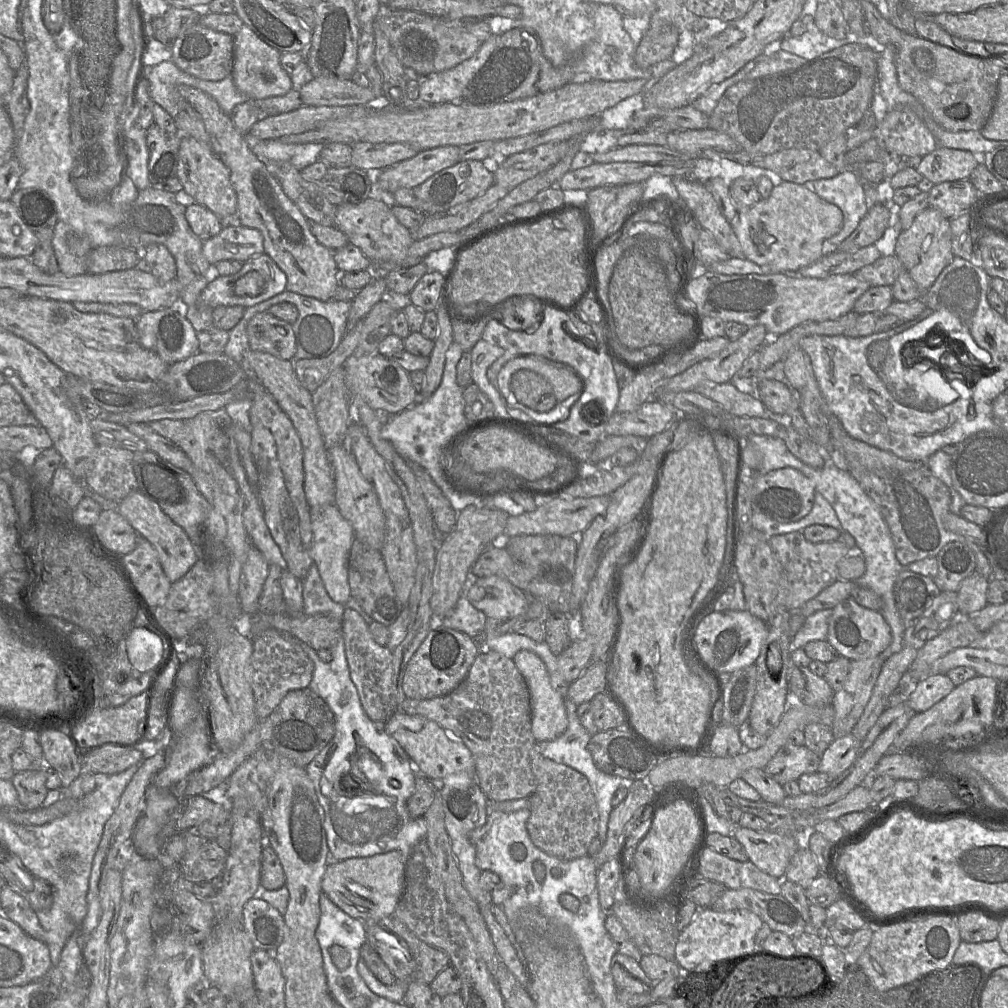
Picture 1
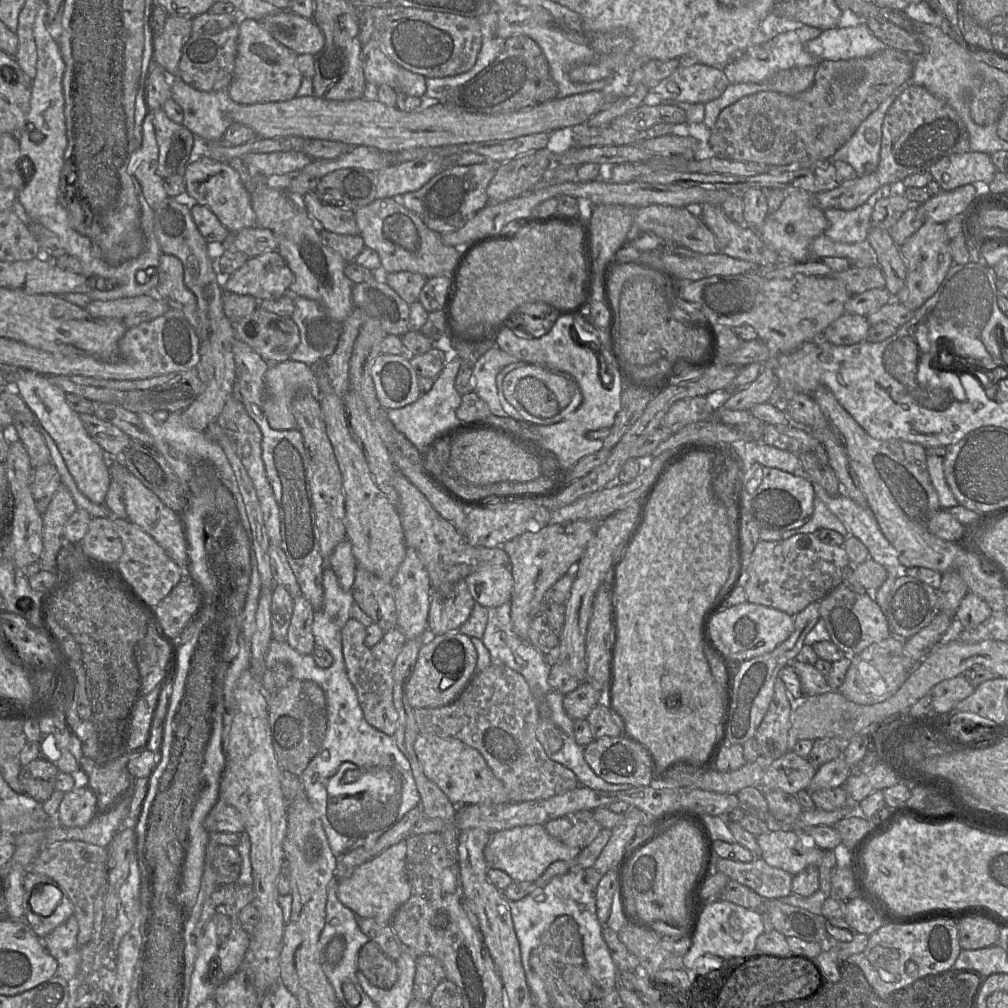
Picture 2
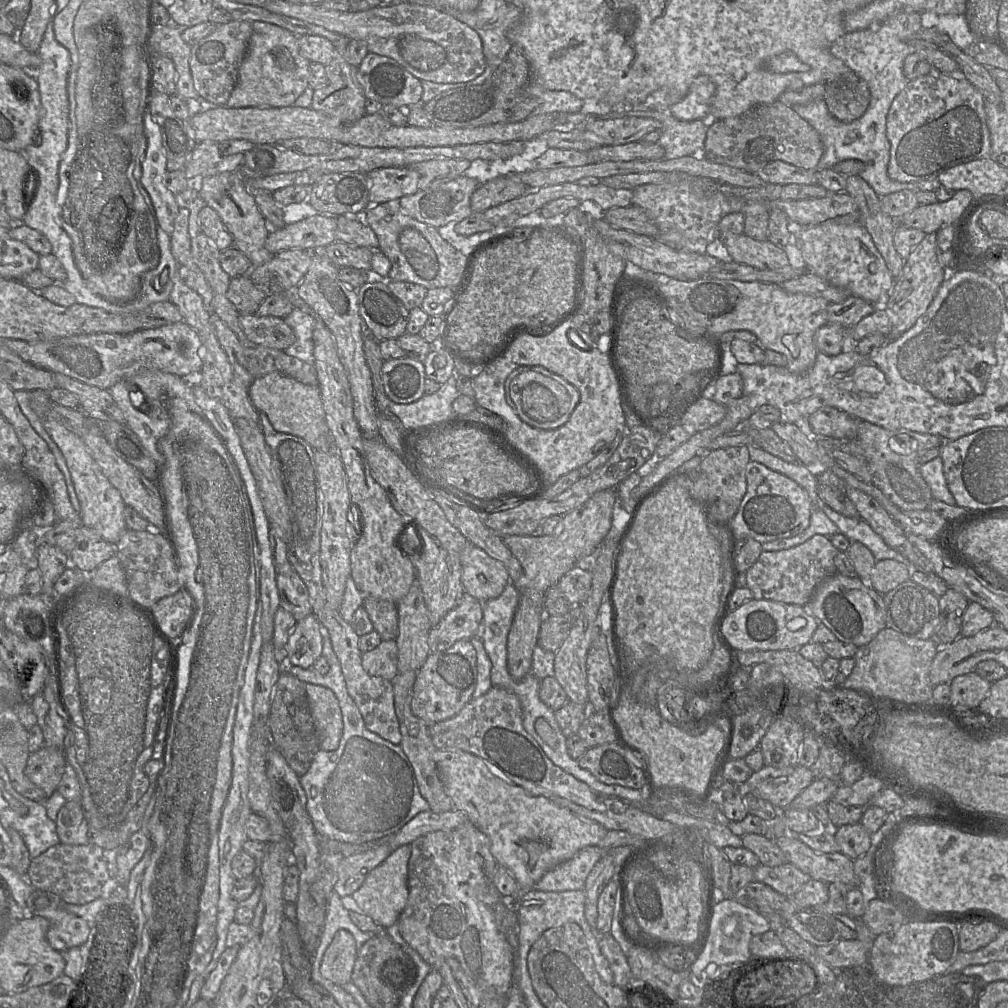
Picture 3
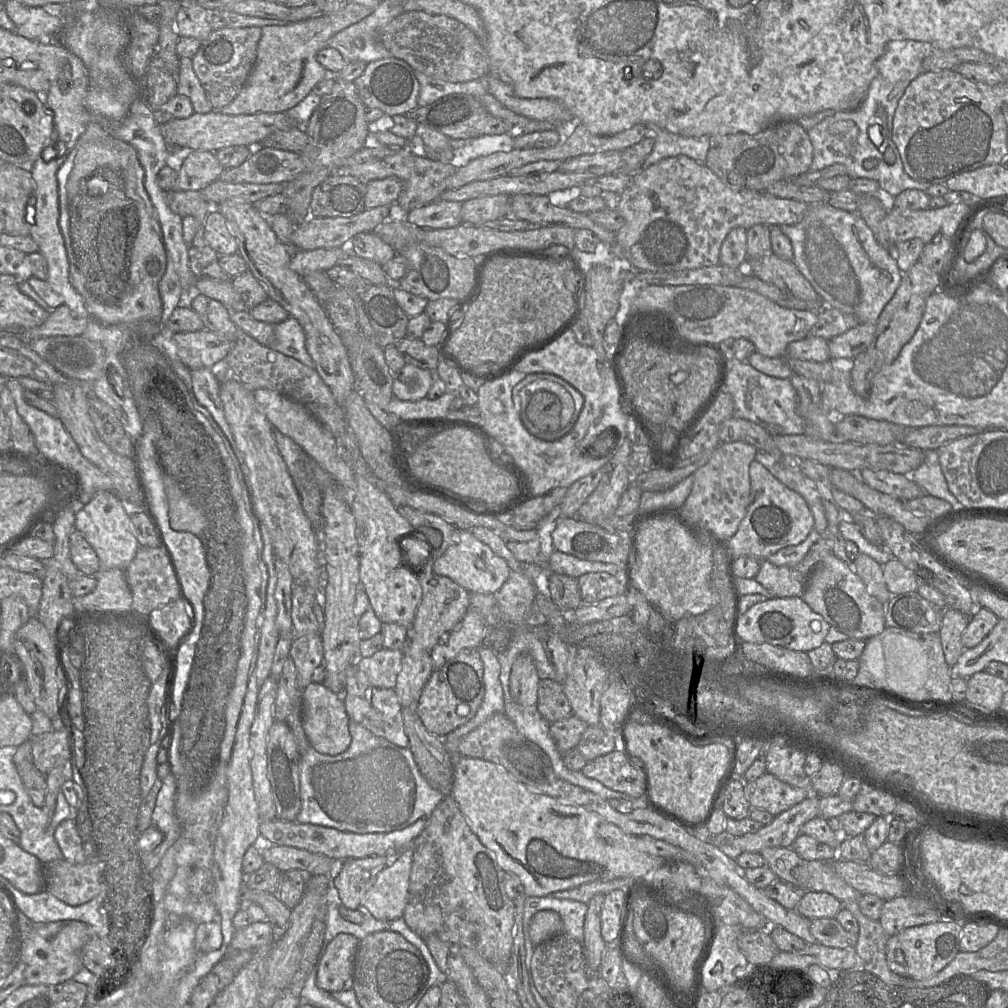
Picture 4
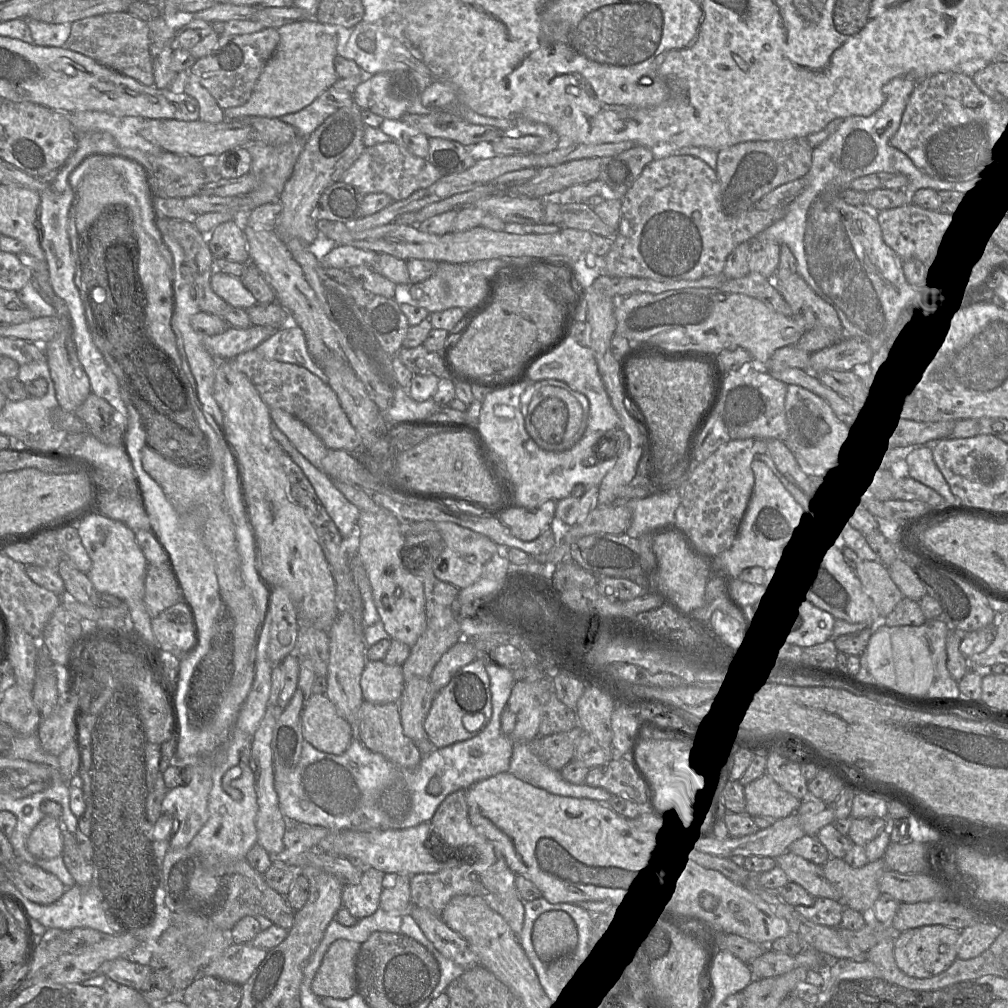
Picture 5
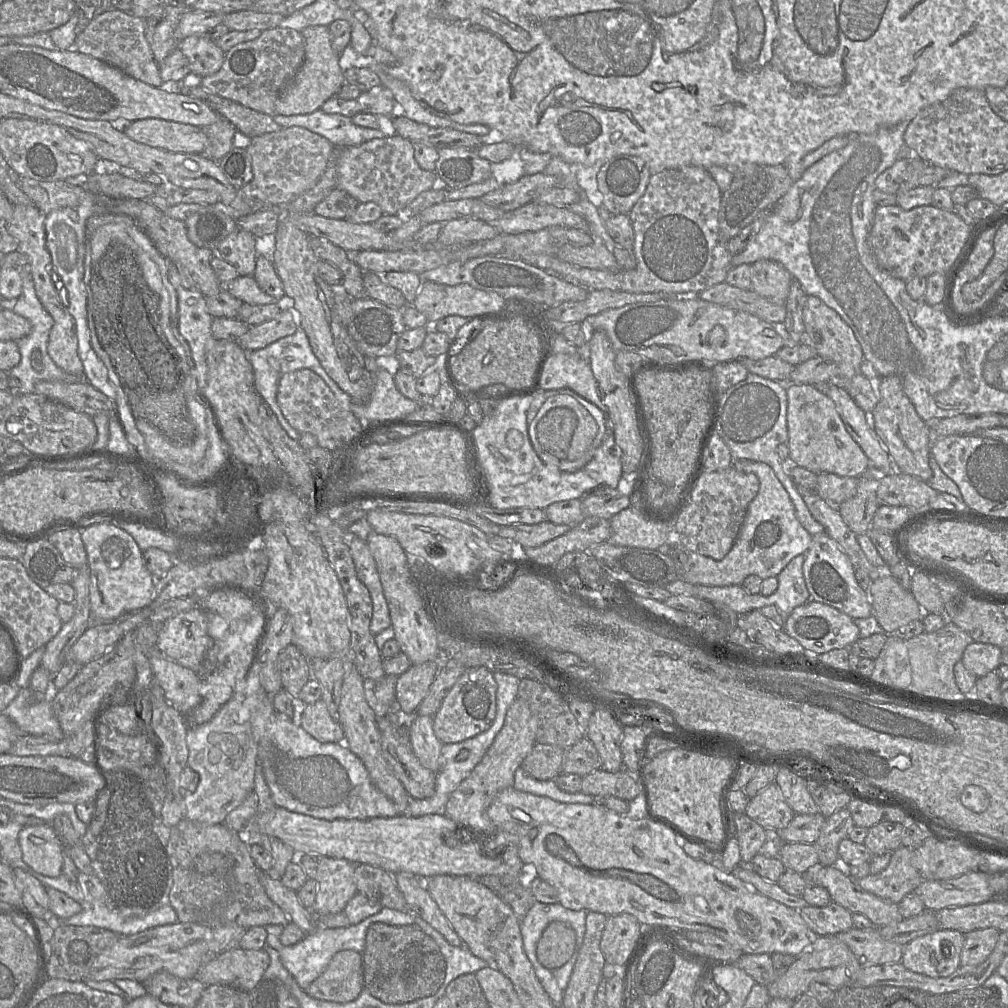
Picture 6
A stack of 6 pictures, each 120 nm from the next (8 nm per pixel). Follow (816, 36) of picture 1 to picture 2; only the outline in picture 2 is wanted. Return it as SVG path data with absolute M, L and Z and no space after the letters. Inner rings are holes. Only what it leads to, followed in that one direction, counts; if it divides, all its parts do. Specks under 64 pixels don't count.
M864 22L856 27L836 27L822 31L805 45L807 52L818 62L870 57L886 48L888 46Z

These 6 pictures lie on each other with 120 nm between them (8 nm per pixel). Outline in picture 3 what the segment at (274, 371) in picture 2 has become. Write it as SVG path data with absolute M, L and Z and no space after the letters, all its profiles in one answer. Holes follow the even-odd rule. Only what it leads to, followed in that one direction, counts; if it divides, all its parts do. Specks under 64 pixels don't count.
M272 372L254 379L249 387L249 396L255 409L267 416L277 432L298 436L314 450L336 452L335 441L325 418L319 386L305 385L291 377Z

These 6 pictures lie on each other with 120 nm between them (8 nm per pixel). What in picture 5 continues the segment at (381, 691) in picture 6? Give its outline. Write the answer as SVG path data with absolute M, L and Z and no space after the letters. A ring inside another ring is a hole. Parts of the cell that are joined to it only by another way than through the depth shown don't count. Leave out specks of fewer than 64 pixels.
M367 659L360 679L365 701L377 704L398 703L404 685L402 666Z

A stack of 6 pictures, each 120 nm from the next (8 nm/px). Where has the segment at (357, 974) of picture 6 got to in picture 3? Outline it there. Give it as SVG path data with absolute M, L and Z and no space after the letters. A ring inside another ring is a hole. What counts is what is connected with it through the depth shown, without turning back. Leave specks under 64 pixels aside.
M345 929L338 930L323 955L321 975L339 986L352 982L357 955L353 935Z

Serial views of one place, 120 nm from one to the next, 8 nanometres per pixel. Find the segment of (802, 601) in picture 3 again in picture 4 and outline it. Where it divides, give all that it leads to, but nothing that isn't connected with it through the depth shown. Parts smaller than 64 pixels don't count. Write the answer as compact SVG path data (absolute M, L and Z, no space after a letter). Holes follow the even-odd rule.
M821 537L795 566L776 566L768 559L761 560L760 570L754 579L774 598L802 598L810 573L829 554L832 554L830 540Z

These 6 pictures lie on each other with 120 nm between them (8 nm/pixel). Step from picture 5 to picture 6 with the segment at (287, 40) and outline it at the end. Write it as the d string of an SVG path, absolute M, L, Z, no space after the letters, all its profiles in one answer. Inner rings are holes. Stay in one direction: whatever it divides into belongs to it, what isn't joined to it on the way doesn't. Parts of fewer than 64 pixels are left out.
M309 26L301 32L305 42L305 58L294 78L285 87L275 104L276 115L304 115L321 109L322 105L336 95L345 83L344 70L338 64L339 55L332 48L327 26Z

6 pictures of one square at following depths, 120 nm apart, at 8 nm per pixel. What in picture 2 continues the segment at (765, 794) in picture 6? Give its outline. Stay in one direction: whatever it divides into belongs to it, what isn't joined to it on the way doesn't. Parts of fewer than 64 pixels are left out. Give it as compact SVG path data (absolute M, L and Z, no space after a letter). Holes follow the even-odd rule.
M789 750L784 755L774 760L770 764L770 766L766 769L766 771L762 776L762 779L760 781L760 786L756 788L759 788L761 792L762 792L762 786L769 788L778 788L787 793L795 795L799 790L807 789L809 787L815 773L816 773L816 769L809 762L808 759L798 756L793 750Z

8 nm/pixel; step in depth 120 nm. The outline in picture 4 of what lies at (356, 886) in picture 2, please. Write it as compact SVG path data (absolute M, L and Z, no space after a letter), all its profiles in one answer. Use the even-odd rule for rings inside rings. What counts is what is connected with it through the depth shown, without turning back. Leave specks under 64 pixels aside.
M411 847L403 849L377 875L361 902L365 913L389 923L403 916L408 900L412 855Z

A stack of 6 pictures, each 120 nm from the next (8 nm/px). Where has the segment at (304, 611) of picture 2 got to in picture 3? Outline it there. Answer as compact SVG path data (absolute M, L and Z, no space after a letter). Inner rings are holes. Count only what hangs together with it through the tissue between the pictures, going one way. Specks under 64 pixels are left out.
M312 613L297 621L288 639L288 662L302 668L313 667L322 656L323 627Z

